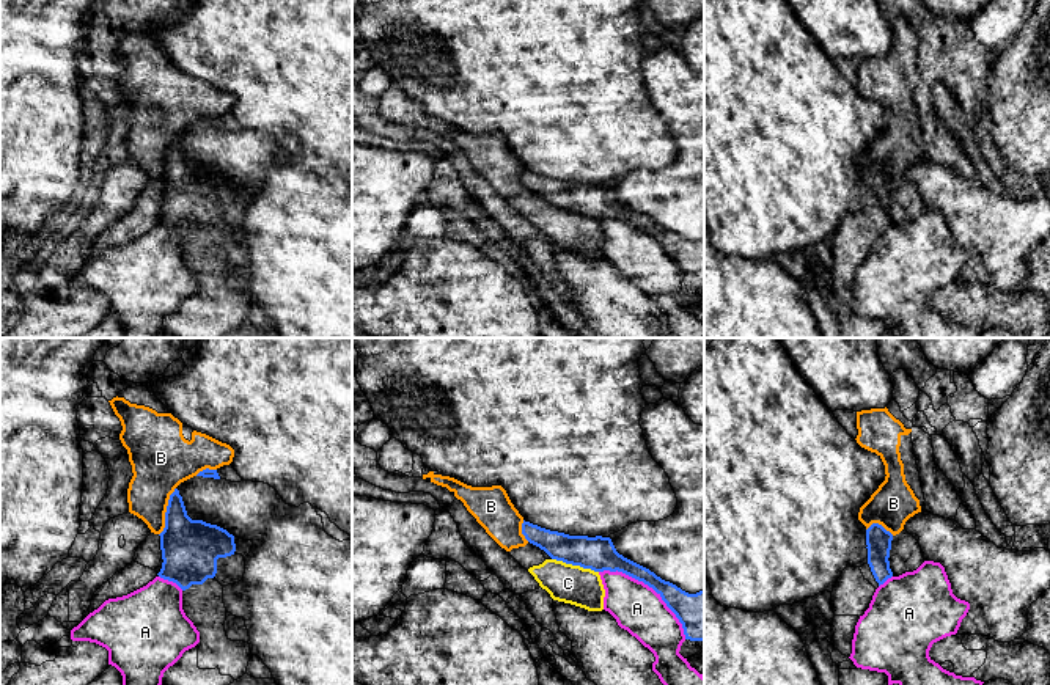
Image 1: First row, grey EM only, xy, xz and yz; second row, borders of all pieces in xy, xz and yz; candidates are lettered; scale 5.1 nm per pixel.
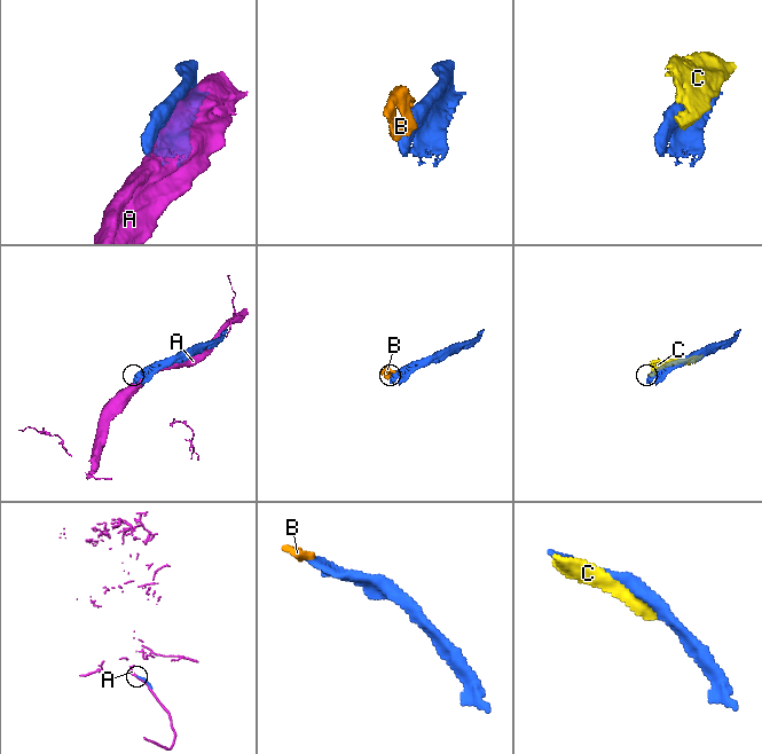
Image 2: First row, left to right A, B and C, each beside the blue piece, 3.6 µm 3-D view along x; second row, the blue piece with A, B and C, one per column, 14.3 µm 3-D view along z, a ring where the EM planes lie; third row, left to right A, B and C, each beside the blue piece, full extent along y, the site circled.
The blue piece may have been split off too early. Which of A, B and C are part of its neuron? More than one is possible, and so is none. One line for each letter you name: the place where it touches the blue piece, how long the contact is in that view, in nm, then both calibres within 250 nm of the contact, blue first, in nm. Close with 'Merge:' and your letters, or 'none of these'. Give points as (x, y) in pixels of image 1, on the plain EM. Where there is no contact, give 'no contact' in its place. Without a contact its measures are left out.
Merge: none of these

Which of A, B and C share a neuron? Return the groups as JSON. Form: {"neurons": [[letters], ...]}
{"neurons": [["A"], ["B", "C"]]}

